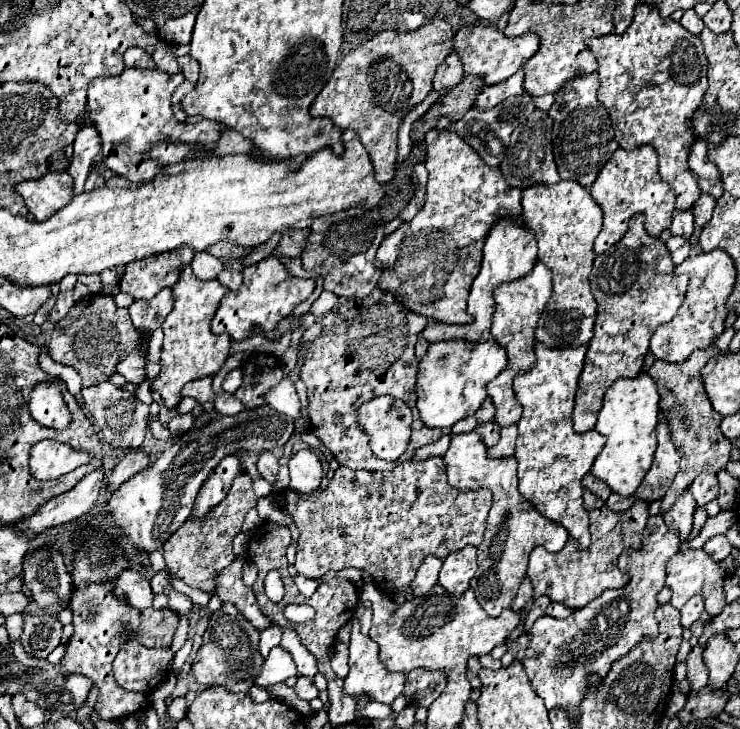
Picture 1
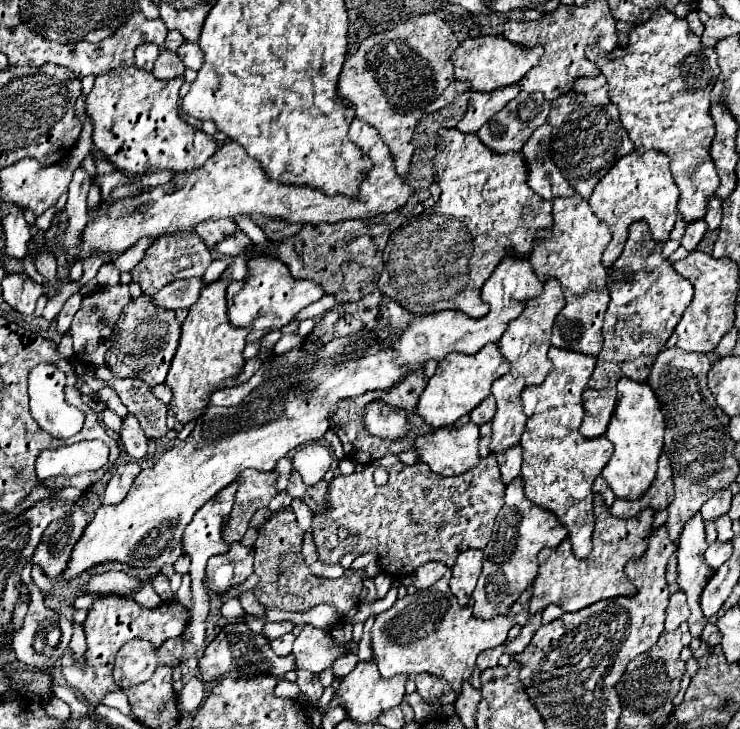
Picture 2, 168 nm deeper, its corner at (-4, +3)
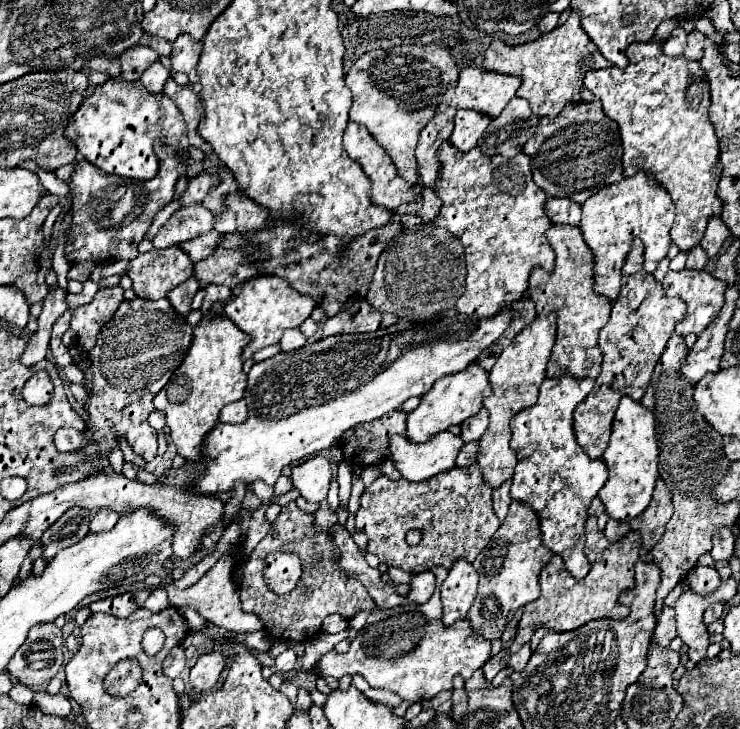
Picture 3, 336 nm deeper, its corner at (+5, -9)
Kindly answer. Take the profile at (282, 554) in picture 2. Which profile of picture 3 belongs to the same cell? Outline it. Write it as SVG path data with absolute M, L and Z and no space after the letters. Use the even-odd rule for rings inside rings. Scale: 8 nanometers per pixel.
M289 502L287 506L281 508L279 516L271 524L269 534L255 546L255 550L249 554L249 560L245 562L245 576L241 578L243 612L251 612L259 616L261 622L265 624L265 630L273 638L305 642L319 632L321 620L327 614L341 614L343 618L349 620L361 610L373 610L375 602L369 598L365 586L357 578L351 578L345 572L337 570L333 564L335 556L337 550L331 544L329 534L327 532L315 534L313 514L305 514L297 508L295 502ZM271 552L299 554L303 560L303 576L287 596L275 596L275 592L271 592L265 584L263 560Z

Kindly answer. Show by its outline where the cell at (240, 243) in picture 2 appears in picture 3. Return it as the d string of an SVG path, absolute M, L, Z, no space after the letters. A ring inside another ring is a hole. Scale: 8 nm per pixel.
M211 230L209 234L203 234L203 236L199 236L197 240L191 240L191 242L181 244L181 246L183 246L183 250L191 256L193 262L199 262L199 260L205 260L207 256L211 256L211 254L219 248L221 238L223 238L223 234Z

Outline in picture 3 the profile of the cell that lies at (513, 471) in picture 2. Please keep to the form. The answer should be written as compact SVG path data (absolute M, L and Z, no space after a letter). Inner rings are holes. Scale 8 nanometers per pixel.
M511 480L503 482L499 488L493 490L493 508L495 508L495 514L497 514L499 520L503 520L507 516L507 508L509 508L509 502L511 502L509 486L511 486Z

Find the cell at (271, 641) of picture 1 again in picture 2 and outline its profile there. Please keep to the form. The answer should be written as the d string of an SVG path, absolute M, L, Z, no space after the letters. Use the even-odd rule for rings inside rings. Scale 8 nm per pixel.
M284 634L284 636L276 638L276 640L272 640L270 644L272 644L272 650L274 650L278 656L288 656L288 654L292 652L294 640L296 640L294 634Z

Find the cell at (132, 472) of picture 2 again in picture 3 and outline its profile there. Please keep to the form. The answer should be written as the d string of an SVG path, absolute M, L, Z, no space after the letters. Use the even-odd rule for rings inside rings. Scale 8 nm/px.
M99 508L99 512L97 512L95 518L91 520L91 532L111 530L117 520L119 520L119 514L117 514L117 512L111 512L109 508Z

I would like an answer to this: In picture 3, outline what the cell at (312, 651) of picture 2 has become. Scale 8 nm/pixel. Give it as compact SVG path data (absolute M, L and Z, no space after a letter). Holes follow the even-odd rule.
M439 590L427 604L401 604L389 610L371 612L367 624L357 632L347 654L327 652L323 654L315 670L321 678L343 674L361 674L373 688L385 688L399 694L403 700L419 702L437 696L443 690L451 690L451 680L461 676L471 678L491 658L491 642L471 630L467 620L459 620L453 626L445 626L439 608Z

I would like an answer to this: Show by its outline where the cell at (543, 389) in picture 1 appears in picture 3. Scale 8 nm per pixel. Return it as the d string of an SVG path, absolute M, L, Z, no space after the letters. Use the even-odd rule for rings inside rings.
M565 372L561 378L545 378L537 404L523 408L511 420L511 448L517 452L517 466L511 484L511 498L529 504L541 522L543 544L559 554L573 578L585 578L589 562L583 554L587 508L607 480L603 460L591 460L573 434L573 410L591 392L593 380L579 380Z

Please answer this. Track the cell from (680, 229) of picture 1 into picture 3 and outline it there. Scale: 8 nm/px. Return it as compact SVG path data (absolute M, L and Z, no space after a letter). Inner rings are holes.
M695 246L695 248L691 248L691 252L687 252L687 264L685 264L685 268L697 268L697 270L701 270L705 266L705 262L707 262L707 254L703 252L701 246Z

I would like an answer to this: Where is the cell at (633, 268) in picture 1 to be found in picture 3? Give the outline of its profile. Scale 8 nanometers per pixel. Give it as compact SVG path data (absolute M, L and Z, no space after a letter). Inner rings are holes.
M639 238L633 240L621 274L623 284L617 300L613 302L609 324L605 324L599 332L599 348L603 352L601 374L597 376L593 390L575 408L573 414L575 438L589 458L601 458L603 450L607 448L611 422L621 396L641 400L641 396L645 394L653 368L661 358L675 324L683 320L687 310L683 300L669 298L663 292L663 286L653 278L653 274L643 270L643 244Z

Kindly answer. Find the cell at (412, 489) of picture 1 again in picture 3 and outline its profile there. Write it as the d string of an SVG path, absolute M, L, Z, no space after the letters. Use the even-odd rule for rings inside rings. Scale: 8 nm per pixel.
M479 464L467 468L451 468L423 482L389 480L381 476L377 482L365 488L361 506L355 514L355 530L365 532L369 538L367 552L375 554L389 568L401 568L413 572L423 564L451 568L455 560L473 562L475 556L485 548L495 530L499 518L491 506L491 486L483 480ZM413 528L423 532L423 540L417 546L407 546L405 534Z

